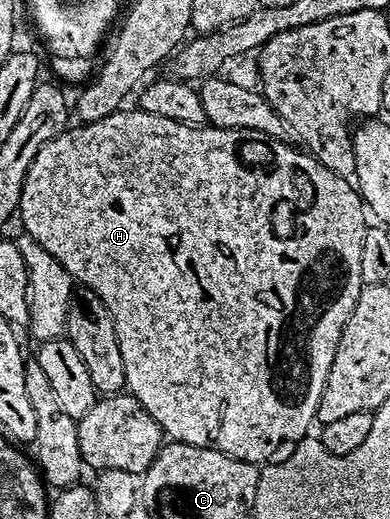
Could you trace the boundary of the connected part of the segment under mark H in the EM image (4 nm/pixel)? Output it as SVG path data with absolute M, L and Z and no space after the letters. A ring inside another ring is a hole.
M122 109L94 123L81 123L76 125L77 127L70 126L39 149L34 160L31 161L30 168L27 169L21 199L18 201L17 210L19 219L21 217L21 223L25 226L22 227L24 234L30 235L39 245L43 245L43 249L47 249L47 253L51 253L51 257L55 257L55 261L59 261L59 265L63 265L63 269L67 269L74 284L91 289L97 294L99 301L103 301L103 305L107 305L107 309L111 313L111 321L115 321L119 353L123 353L123 373L128 394L134 395L139 401L139 405L143 405L143 409L147 409L147 413L151 413L151 417L155 417L162 432L170 440L196 447L210 447L219 453L248 463L258 465L282 463L284 459L291 457L291 453L297 448L299 441L303 441L310 434L309 426L314 426L319 401L323 397L323 389L327 385L327 373L331 373L331 361L335 361L335 349L339 349L339 337L343 337L343 329L359 301L359 293L363 286L360 277L363 241L367 228L367 221L365 221L367 208L362 200L361 192L349 179L331 173L331 169L327 169L327 165L317 162L304 150L298 149L296 146L294 146L295 148L288 147L283 143L285 141L278 136L242 127L215 127L212 125L188 127L179 121L171 121L171 117L155 117L155 113L147 113L140 109L132 110Z

